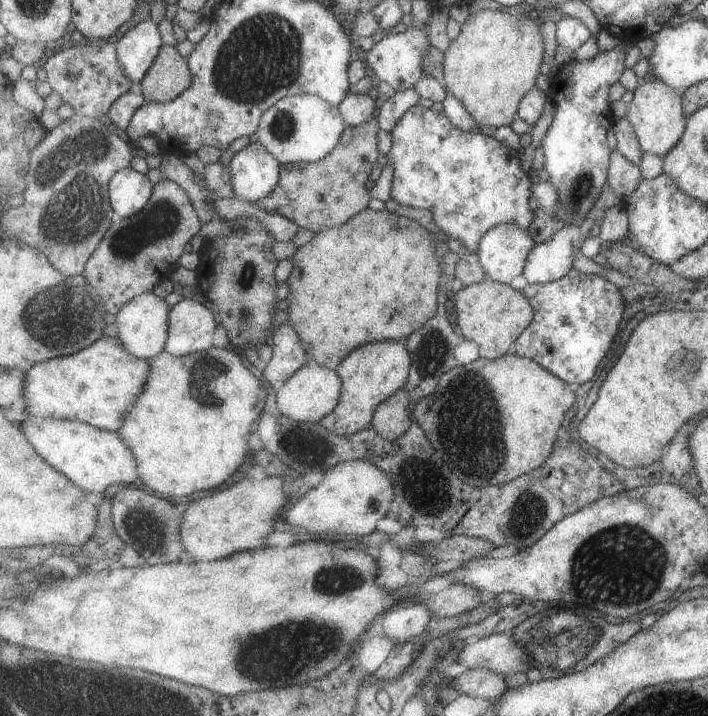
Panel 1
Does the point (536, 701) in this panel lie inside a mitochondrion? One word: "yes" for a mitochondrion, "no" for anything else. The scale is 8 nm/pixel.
no

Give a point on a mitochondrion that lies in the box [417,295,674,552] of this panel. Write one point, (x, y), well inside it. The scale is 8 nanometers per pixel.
(466, 417)

